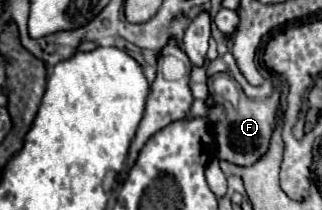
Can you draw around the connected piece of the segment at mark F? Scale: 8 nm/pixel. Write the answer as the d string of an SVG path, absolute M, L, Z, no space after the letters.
M271 94L265 100L249 100L247 96L239 96L239 102L225 104L227 118L215 124L215 138L217 138L217 158L227 160L237 166L251 166L255 164L269 146L269 138L275 126L277 110L279 110L279 94Z

